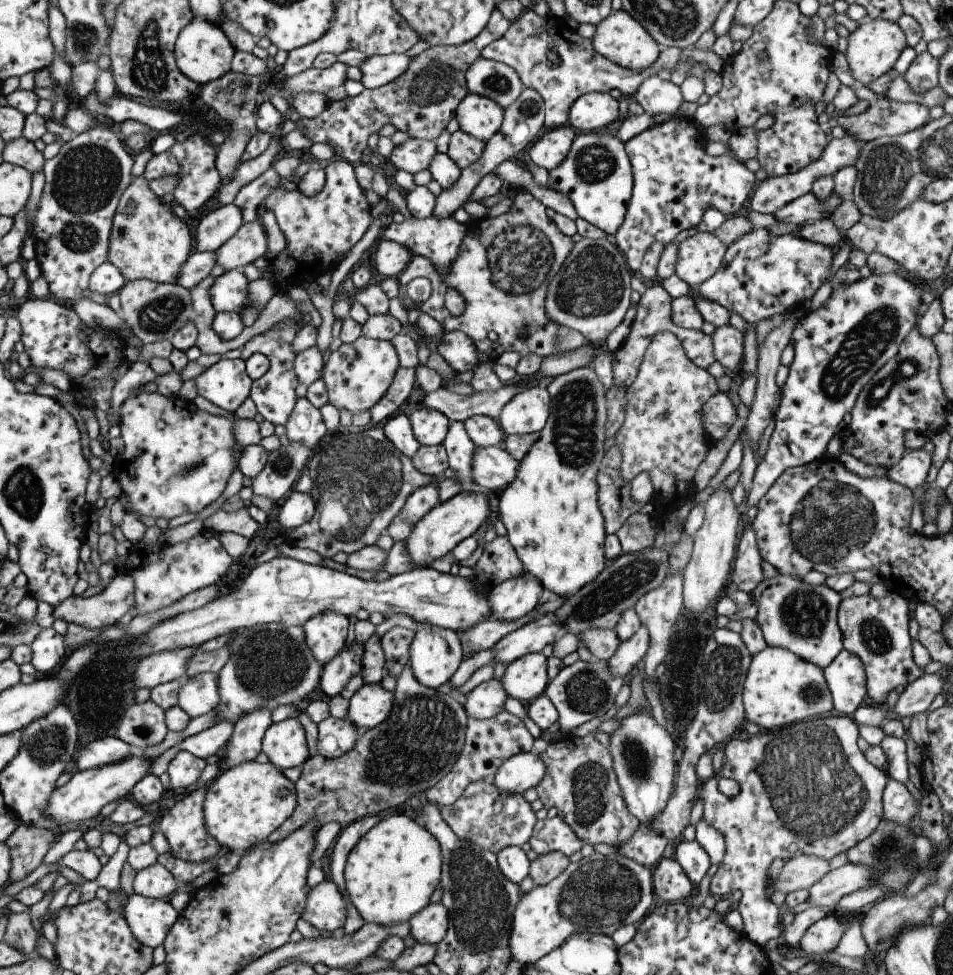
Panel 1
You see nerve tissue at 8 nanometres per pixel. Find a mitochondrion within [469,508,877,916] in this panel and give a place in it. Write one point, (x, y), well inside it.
(812, 806)

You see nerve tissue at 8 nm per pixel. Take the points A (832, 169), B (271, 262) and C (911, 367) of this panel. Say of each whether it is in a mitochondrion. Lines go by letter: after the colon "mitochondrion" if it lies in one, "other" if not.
A: other
B: other
C: mitochondrion

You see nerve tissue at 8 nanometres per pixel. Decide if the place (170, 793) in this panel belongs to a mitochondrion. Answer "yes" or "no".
no

